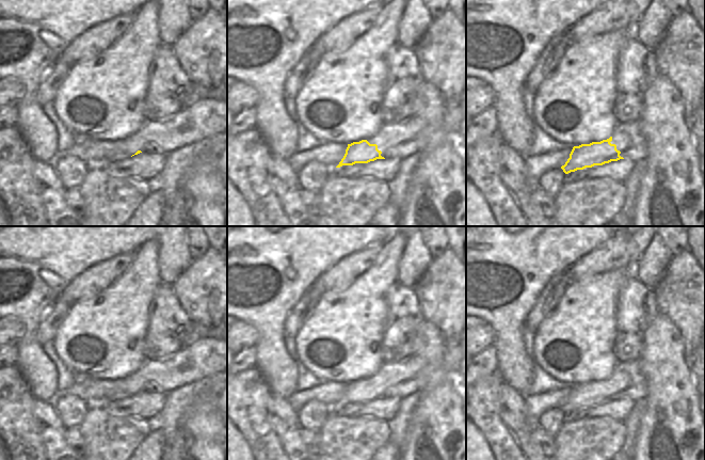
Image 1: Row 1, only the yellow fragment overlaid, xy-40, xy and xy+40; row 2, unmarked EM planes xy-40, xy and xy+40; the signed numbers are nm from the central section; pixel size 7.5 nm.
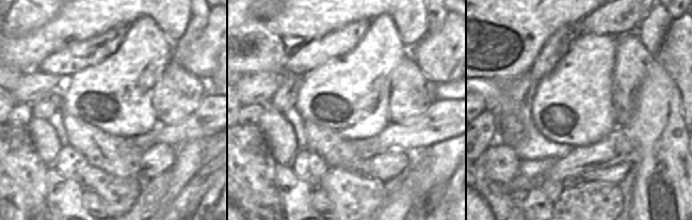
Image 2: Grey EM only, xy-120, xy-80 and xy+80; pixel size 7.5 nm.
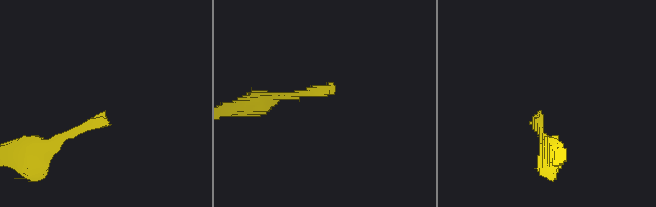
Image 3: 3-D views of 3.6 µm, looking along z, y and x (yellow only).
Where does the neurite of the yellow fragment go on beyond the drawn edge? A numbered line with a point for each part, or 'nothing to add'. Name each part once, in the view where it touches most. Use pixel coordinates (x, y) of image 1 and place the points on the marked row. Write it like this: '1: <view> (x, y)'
1: xy+40 (628, 137)

